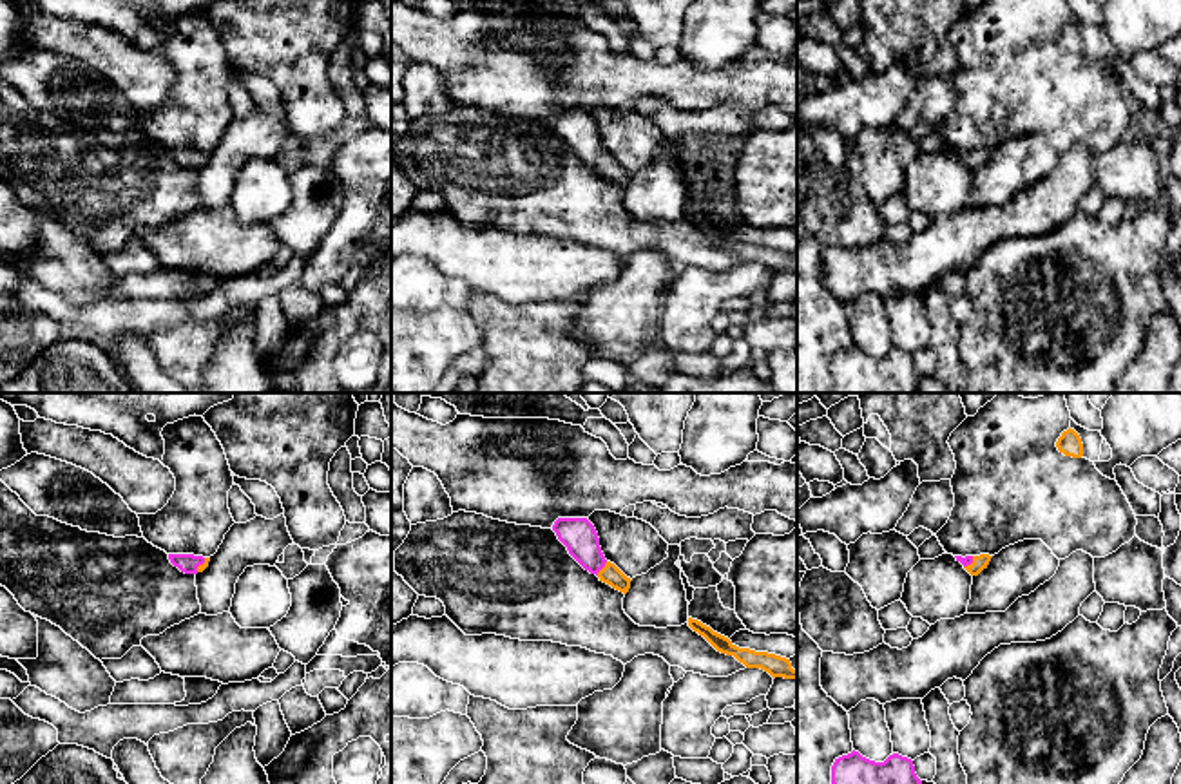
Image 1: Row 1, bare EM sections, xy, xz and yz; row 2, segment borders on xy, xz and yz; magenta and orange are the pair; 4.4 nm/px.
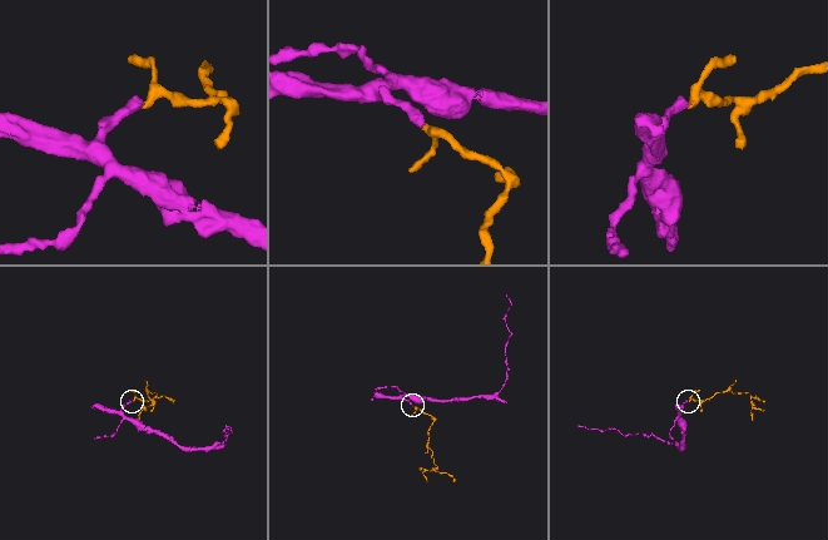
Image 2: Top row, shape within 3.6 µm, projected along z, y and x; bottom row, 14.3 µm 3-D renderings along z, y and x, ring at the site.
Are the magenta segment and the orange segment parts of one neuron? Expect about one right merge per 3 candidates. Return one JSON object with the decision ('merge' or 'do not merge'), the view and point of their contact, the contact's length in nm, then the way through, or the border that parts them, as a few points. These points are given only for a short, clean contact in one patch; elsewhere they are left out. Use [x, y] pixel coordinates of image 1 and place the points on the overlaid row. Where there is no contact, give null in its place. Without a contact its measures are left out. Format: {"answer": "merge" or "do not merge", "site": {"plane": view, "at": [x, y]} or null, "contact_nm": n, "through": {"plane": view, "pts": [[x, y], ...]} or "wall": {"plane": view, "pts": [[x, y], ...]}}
{"answer": "merge", "site": {"plane": "xz", "at": [602, 567]}, "contact_nm": 80, "through": {"plane": "xz", "pts": [[578, 535], [585, 551], [602, 567], [611, 574]]}}

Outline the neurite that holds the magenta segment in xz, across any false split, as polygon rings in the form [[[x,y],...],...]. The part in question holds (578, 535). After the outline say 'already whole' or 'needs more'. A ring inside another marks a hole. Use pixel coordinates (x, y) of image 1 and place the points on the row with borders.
[[[558,518],[552,525],[558,540],[567,547],[569,554],[600,581],[627,594],[630,578],[627,578],[614,563],[607,561],[594,525],[587,518]]]; needs more

